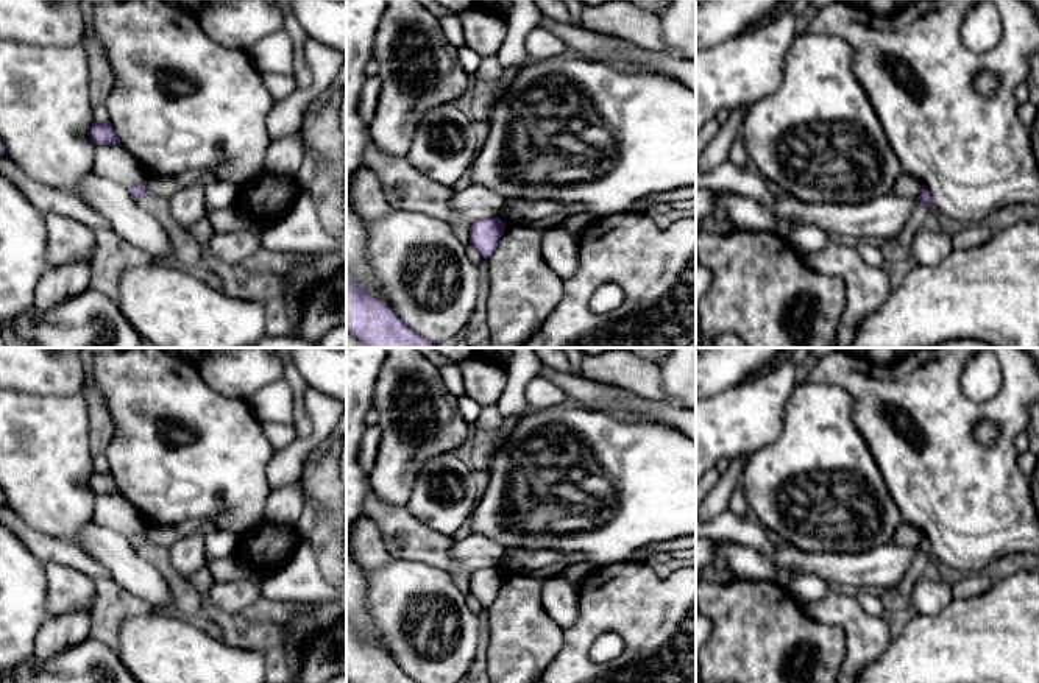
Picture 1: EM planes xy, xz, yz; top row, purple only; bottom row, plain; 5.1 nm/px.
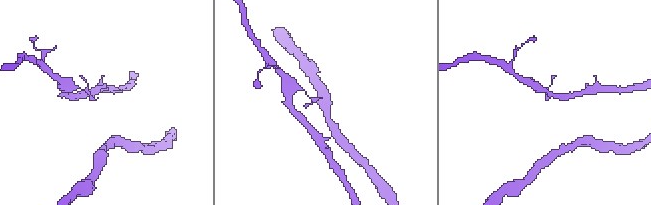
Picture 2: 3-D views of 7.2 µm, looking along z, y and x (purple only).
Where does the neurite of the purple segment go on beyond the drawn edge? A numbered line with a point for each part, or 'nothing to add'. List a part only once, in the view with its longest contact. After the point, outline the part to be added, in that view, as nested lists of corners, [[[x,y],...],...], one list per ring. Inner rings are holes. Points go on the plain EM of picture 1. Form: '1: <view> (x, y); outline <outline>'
nothing to add

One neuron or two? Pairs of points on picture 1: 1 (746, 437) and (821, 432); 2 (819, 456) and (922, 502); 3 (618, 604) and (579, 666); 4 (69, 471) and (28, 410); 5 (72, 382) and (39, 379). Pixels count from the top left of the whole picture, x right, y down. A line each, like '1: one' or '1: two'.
1: two
2: two
3: one
4: one
5: one

